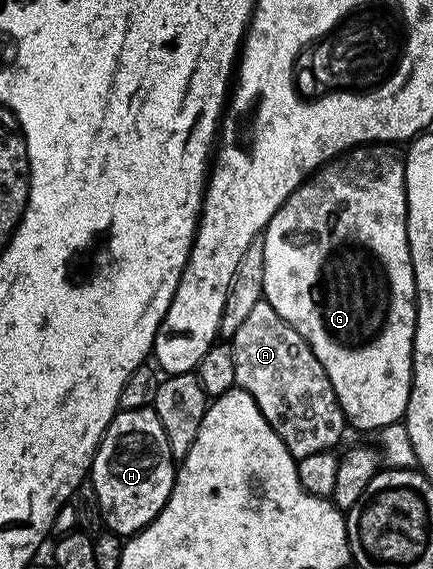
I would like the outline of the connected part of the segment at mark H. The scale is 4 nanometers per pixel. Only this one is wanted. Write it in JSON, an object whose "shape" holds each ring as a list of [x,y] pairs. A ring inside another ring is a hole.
{"shape":[[[151,407],[120,409],[106,427],[104,438],[92,456],[90,470],[90,480],[98,495],[104,525],[111,532],[121,535],[145,529],[170,499],[177,468],[166,431],[156,412]]]}

